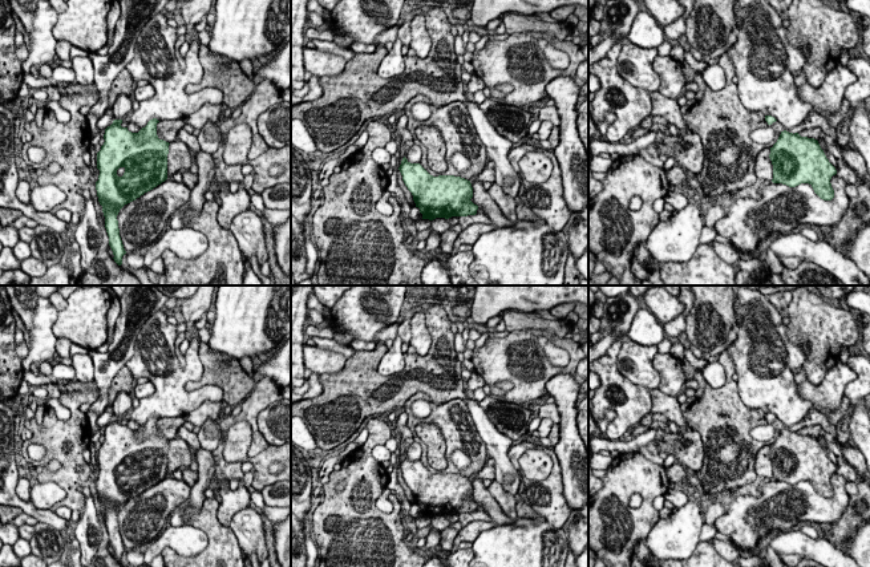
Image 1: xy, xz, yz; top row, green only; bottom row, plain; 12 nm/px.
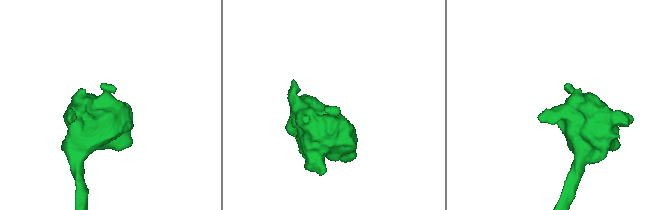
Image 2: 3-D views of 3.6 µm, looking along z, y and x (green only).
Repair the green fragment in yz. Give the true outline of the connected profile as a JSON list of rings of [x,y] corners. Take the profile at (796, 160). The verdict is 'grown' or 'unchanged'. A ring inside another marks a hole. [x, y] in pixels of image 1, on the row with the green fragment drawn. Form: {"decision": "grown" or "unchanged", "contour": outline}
{"decision": "unchanged", "contour": [[[784,130],[770,147],[769,158],[773,165],[773,183],[789,187],[809,183],[821,199],[834,198],[830,179],[837,170],[817,139]]]}

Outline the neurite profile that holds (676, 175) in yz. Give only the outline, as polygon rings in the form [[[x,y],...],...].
[[[677,163],[665,171],[665,177],[672,186],[685,185],[688,182],[687,170]]]

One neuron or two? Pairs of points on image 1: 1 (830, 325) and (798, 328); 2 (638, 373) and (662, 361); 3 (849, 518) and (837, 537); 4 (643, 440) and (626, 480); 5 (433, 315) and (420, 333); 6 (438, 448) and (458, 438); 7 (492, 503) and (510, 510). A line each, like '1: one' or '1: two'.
1: one
2: two
3: one
4: two
5: two
6: two
7: two

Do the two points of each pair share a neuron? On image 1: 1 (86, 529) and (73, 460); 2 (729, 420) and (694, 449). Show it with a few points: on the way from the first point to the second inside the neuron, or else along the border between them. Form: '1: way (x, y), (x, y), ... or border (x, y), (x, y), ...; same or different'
1: border (85, 498), (85, 505), (80, 511); different
2: border (691, 428), (704, 449), (695, 473); different

